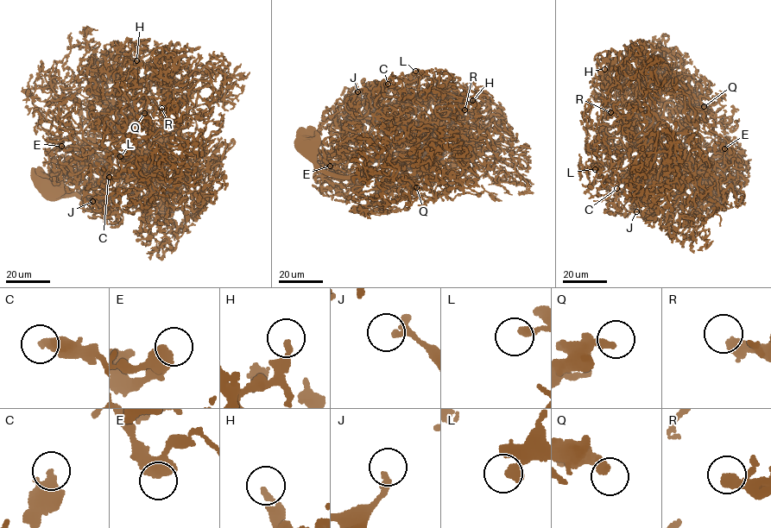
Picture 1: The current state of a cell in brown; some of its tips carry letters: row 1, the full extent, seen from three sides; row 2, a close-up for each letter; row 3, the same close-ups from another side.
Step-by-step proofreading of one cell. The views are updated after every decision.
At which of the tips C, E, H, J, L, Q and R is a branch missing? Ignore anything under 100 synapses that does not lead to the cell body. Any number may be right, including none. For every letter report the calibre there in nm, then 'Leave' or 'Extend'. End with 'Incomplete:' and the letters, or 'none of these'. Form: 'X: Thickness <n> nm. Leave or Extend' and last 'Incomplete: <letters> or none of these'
C: Thickness 440 nm. Leave
E: Thickness 500 nm. Leave
H: Thickness 190 nm. Leave
J: Thickness 280 nm. Leave
L: Thickness 360 nm. Leave
Q: Thickness 280 nm. Leave
R: Thickness 480 nm. Leave
Incomplete: none of these

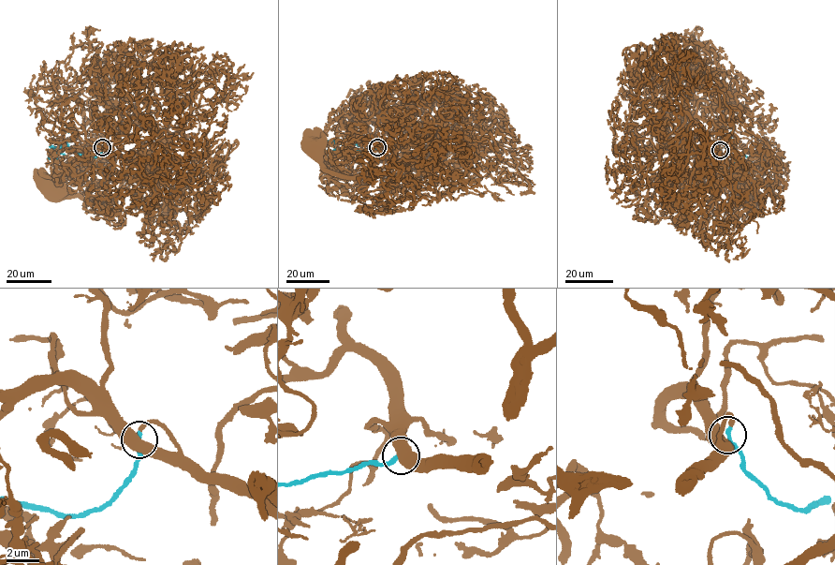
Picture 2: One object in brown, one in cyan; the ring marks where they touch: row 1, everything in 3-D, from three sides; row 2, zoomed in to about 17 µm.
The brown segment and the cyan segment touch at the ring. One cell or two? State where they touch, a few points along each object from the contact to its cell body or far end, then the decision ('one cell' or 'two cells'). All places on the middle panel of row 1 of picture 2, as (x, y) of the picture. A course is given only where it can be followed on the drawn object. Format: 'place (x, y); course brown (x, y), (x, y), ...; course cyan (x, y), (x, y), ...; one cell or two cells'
place (377, 147); course brown (376, 147), (375, 138), (370, 133), (345, 135), (337, 127), (337, 120), (325, 126), (315, 146); course cyan (377, 147), (347, 150), (333, 141), (335, 149), (322, 150); one cell

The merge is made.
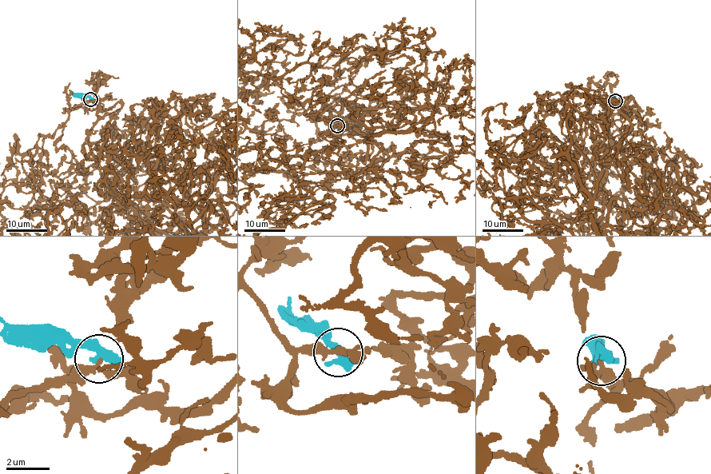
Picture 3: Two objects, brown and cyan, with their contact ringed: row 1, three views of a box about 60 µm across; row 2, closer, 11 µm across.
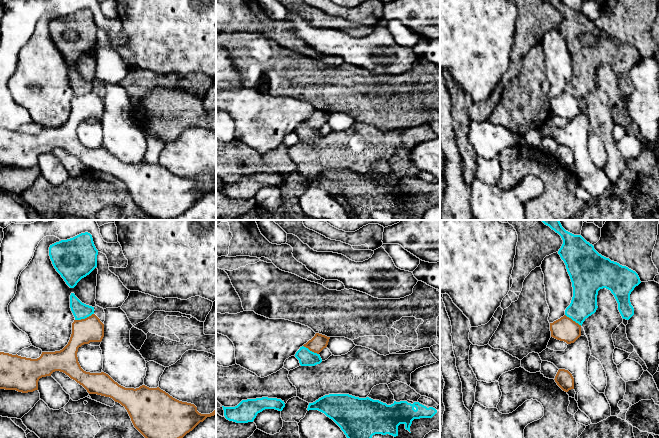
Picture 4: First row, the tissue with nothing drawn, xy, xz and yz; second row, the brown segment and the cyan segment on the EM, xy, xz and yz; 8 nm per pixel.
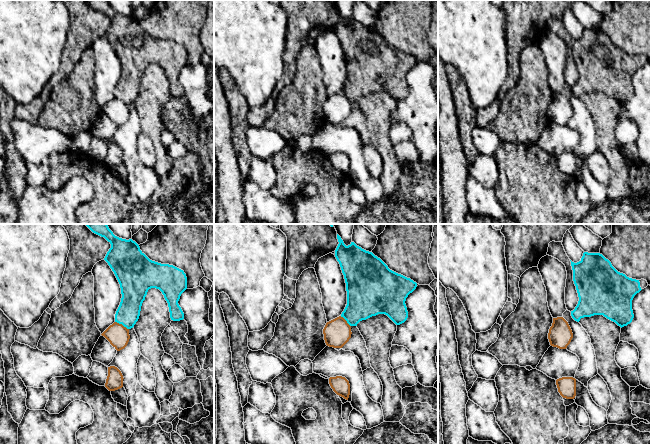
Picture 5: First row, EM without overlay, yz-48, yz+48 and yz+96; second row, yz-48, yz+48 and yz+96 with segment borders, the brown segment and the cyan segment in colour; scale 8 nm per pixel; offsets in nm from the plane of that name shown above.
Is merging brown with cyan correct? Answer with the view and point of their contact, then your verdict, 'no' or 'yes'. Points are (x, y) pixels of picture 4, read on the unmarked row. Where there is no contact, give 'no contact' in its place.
meets brown in xy at (85, 94); no

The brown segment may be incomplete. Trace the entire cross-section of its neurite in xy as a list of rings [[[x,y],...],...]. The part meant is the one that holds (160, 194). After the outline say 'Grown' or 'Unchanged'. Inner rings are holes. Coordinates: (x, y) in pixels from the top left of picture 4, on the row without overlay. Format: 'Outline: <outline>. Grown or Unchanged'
Outline: [[[92,90],[85,95],[74,96],[70,116],[60,127],[42,128],[37,135],[0,128],[0,165],[16,166],[22,169],[33,168],[38,166],[40,154],[51,152],[55,147],[63,148],[82,161],[89,170],[110,173],[115,178],[120,179],[127,186],[134,203],[145,215],[159,220],[171,220],[183,214],[207,193],[216,191],[216,185],[210,190],[201,190],[194,180],[179,177],[159,163],[149,164],[142,161],[136,165],[125,164],[104,148],[90,149],[84,147],[78,138],[78,124],[90,118],[101,118],[103,113],[104,100],[95,90]]]. Unchanged

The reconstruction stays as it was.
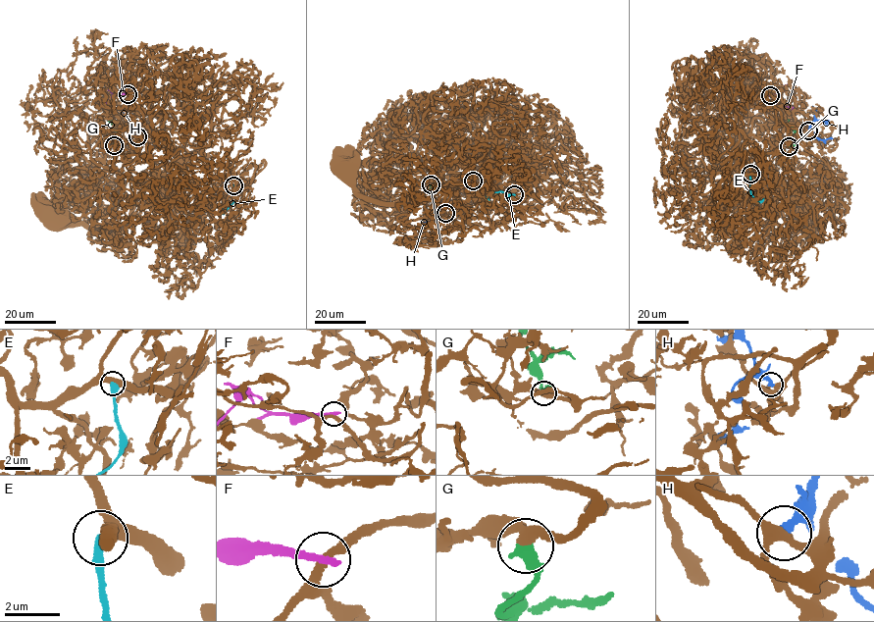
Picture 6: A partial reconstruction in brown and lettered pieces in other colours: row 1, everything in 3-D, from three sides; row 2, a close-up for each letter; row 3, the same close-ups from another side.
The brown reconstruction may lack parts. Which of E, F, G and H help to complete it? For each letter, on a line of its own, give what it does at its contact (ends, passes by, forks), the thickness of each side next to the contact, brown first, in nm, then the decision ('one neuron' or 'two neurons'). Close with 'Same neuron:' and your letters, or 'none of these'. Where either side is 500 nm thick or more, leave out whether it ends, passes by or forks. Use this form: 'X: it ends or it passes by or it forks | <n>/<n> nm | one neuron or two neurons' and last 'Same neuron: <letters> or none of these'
E: it ends | 440/360 nm | two neurons
F: it ends | 280/300 nm | two neurons
G: it ends | 360/440 nm | one neuron
H: it ends | 280/300 nm | two neurons
Same neuron: G

